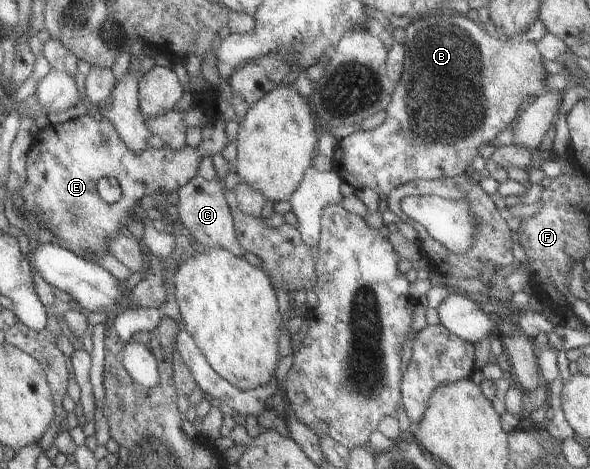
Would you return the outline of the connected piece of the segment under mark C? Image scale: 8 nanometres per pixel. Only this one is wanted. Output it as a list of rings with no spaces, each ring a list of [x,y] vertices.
[[[195,176],[177,191],[179,215],[177,219],[183,223],[185,229],[193,234],[200,245],[220,247],[232,254],[244,257],[245,250],[239,245],[235,230],[234,219],[231,215],[222,185],[216,180],[206,180]]]

